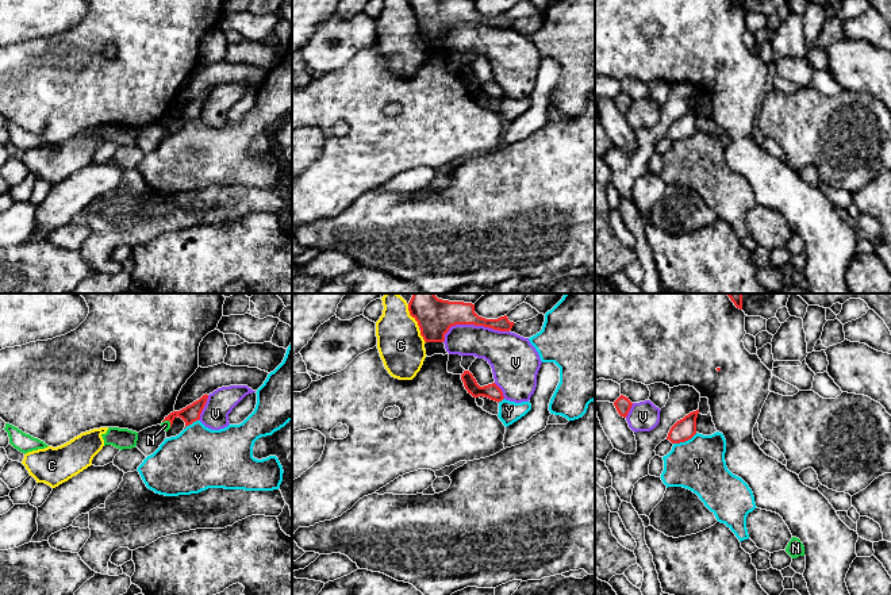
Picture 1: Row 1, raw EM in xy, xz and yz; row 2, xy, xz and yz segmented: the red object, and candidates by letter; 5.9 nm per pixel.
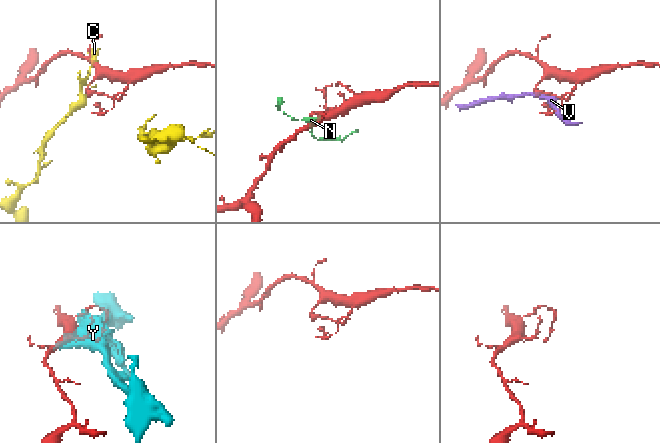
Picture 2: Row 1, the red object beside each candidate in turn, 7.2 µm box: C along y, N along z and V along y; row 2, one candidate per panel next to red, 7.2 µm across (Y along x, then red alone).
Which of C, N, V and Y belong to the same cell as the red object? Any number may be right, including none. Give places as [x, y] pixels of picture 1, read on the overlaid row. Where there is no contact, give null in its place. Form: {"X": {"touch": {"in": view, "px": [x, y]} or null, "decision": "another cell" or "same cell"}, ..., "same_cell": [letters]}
{"C": {"touch": {"in": "xz", "px": [411, 315]}, "decision": "another cell"}, "N": {"touch": {"in": "xy", "px": [168, 419]}, "decision": "another cell"}, "V": {"touch": {"in": "xz", "px": [472, 323]}, "decision": "another cell"}, "Y": {"touch": {"in": "yz", "px": [684, 441]}, "decision": "another cell"}, "same_cell": []}

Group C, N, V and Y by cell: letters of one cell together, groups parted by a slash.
C / N / V / Y

